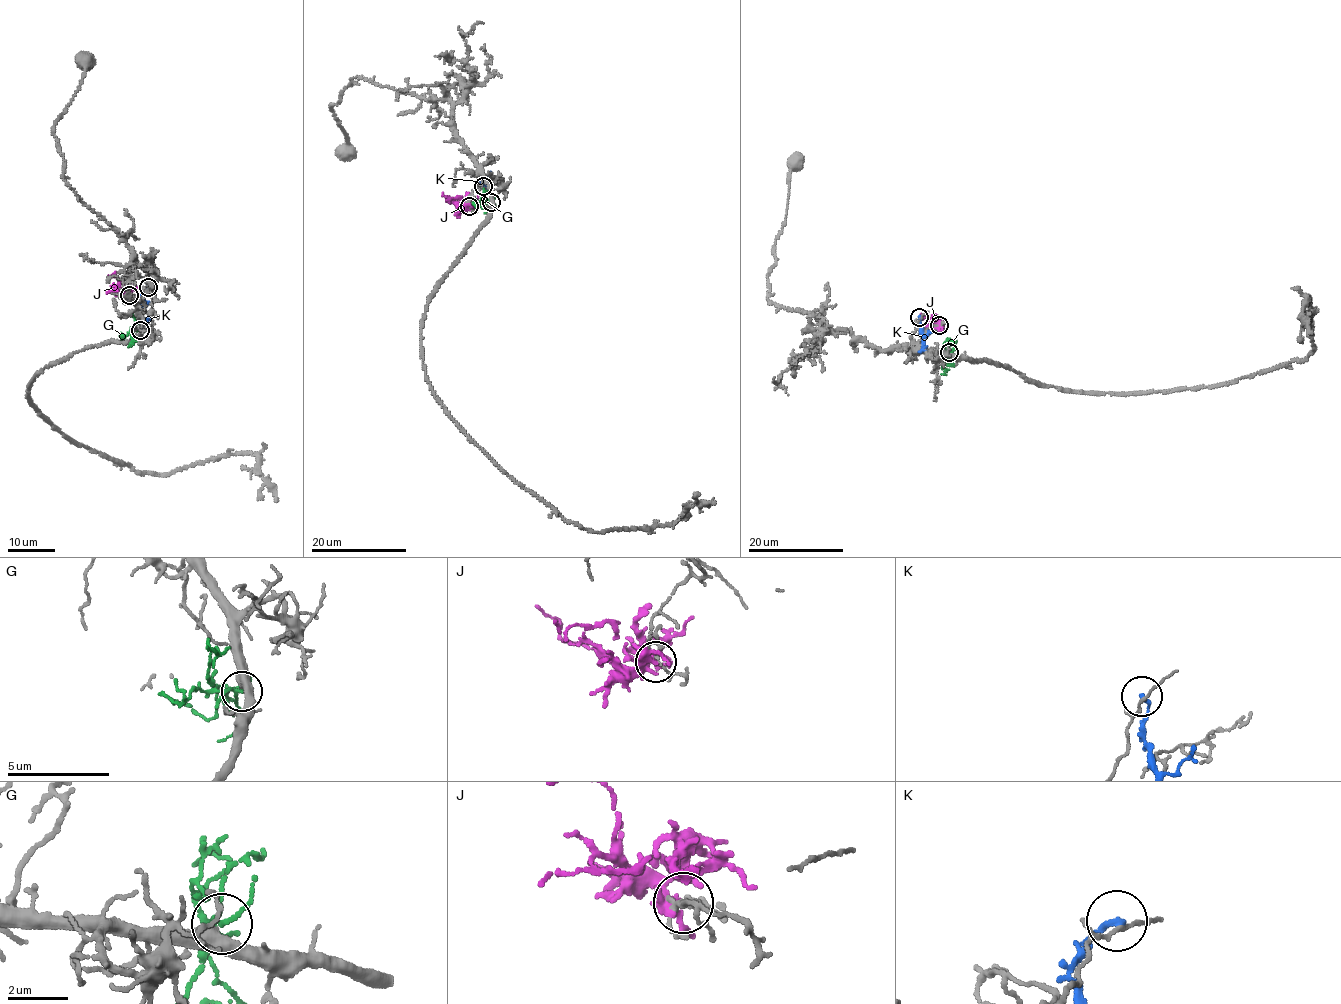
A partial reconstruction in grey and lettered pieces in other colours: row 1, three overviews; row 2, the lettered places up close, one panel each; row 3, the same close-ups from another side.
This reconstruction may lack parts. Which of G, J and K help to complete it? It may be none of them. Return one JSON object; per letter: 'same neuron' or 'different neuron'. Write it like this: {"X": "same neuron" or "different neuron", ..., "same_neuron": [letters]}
{"G": "same neuron", "J": "different neuron", "K": "different neuron", "same_neuron": ["G"]}

